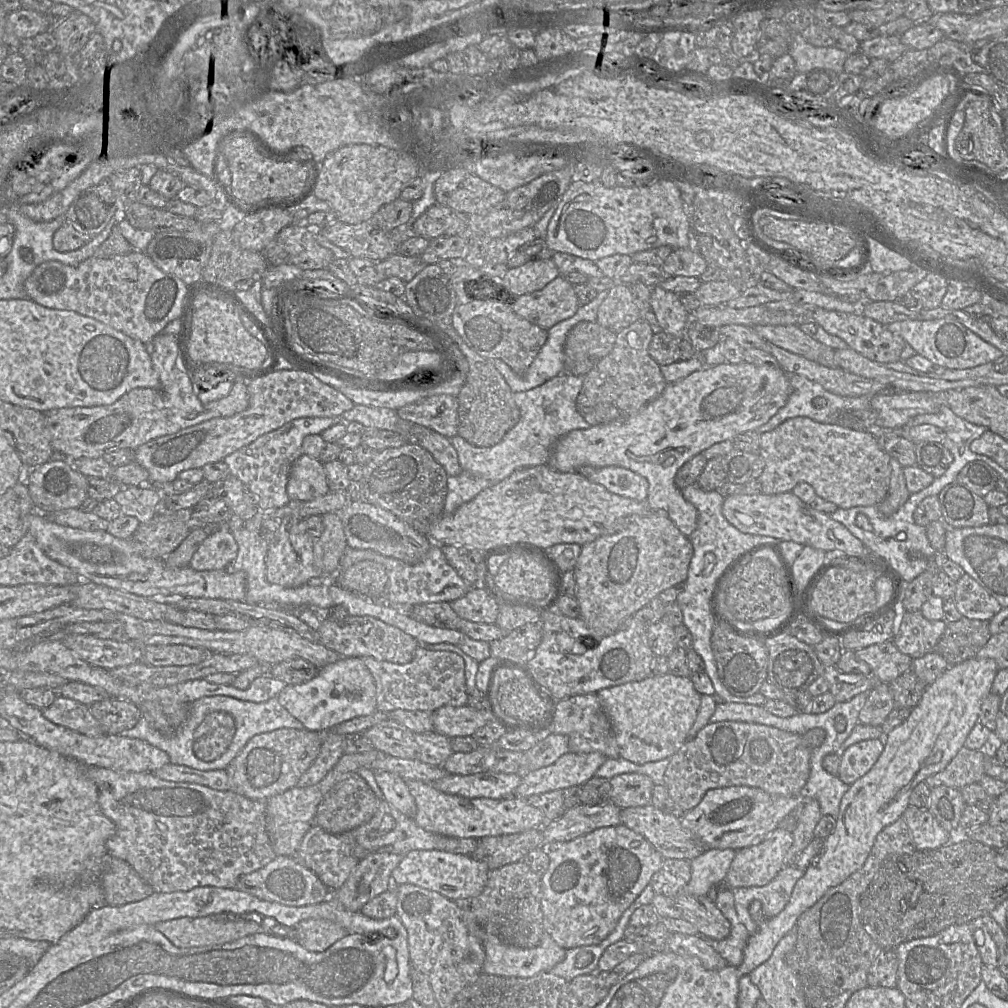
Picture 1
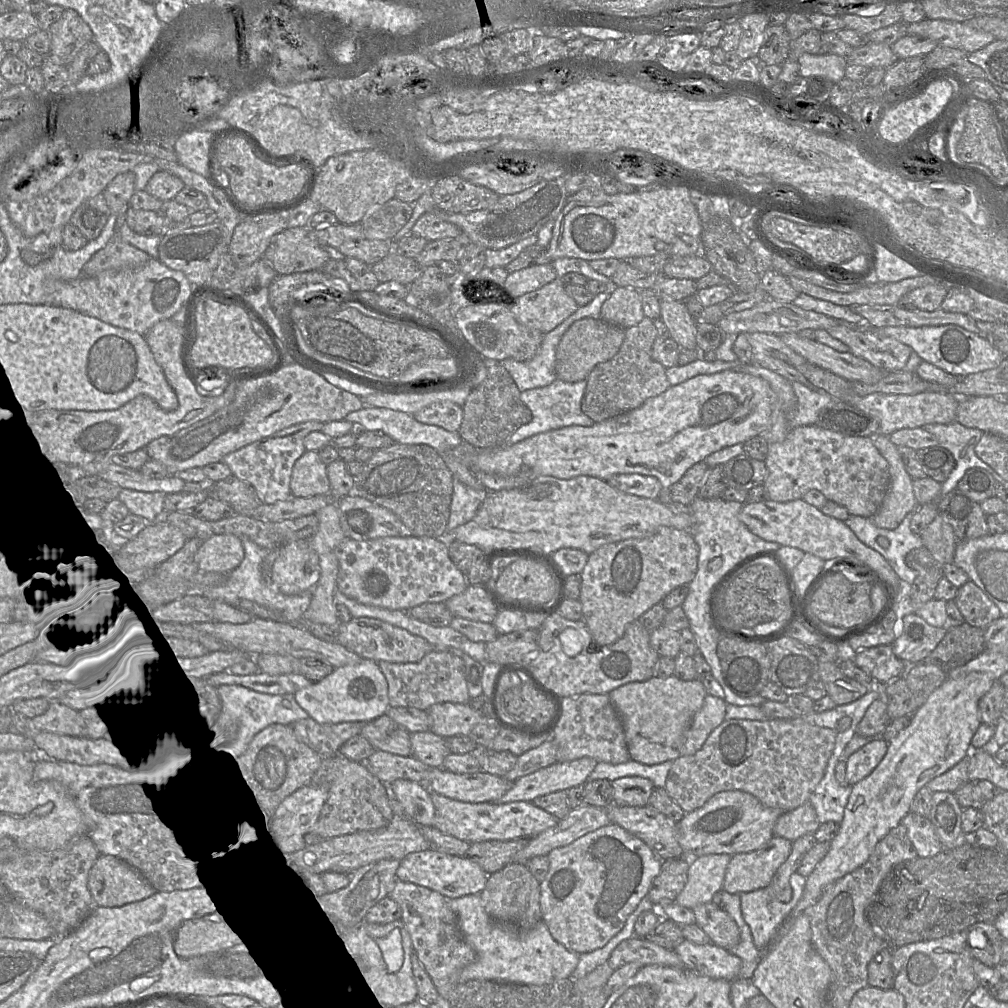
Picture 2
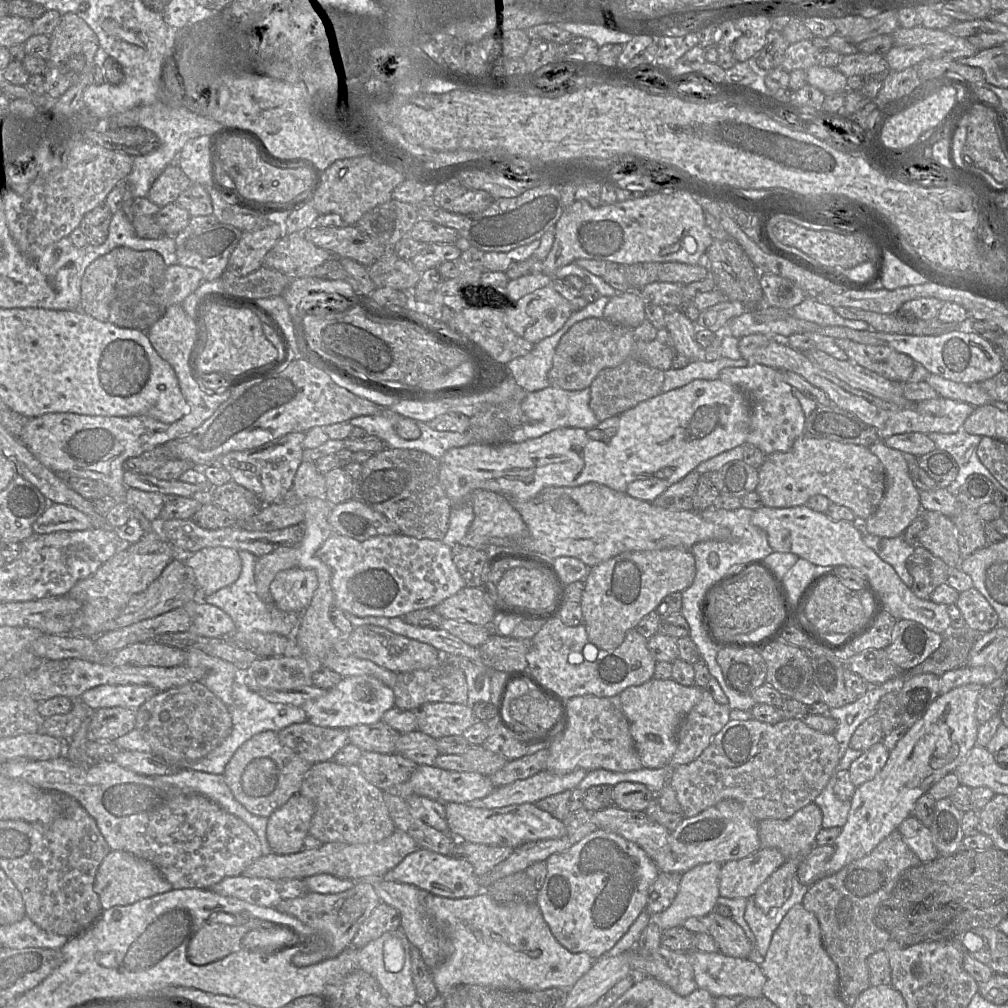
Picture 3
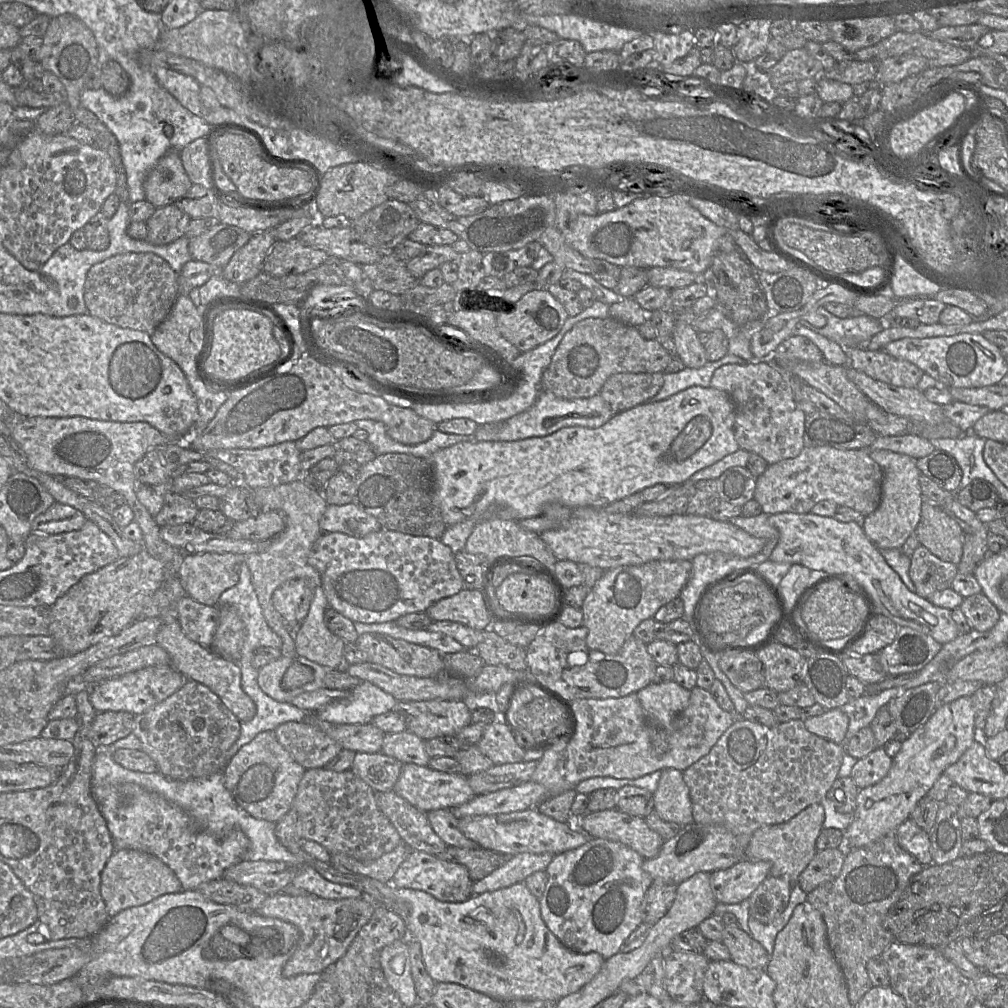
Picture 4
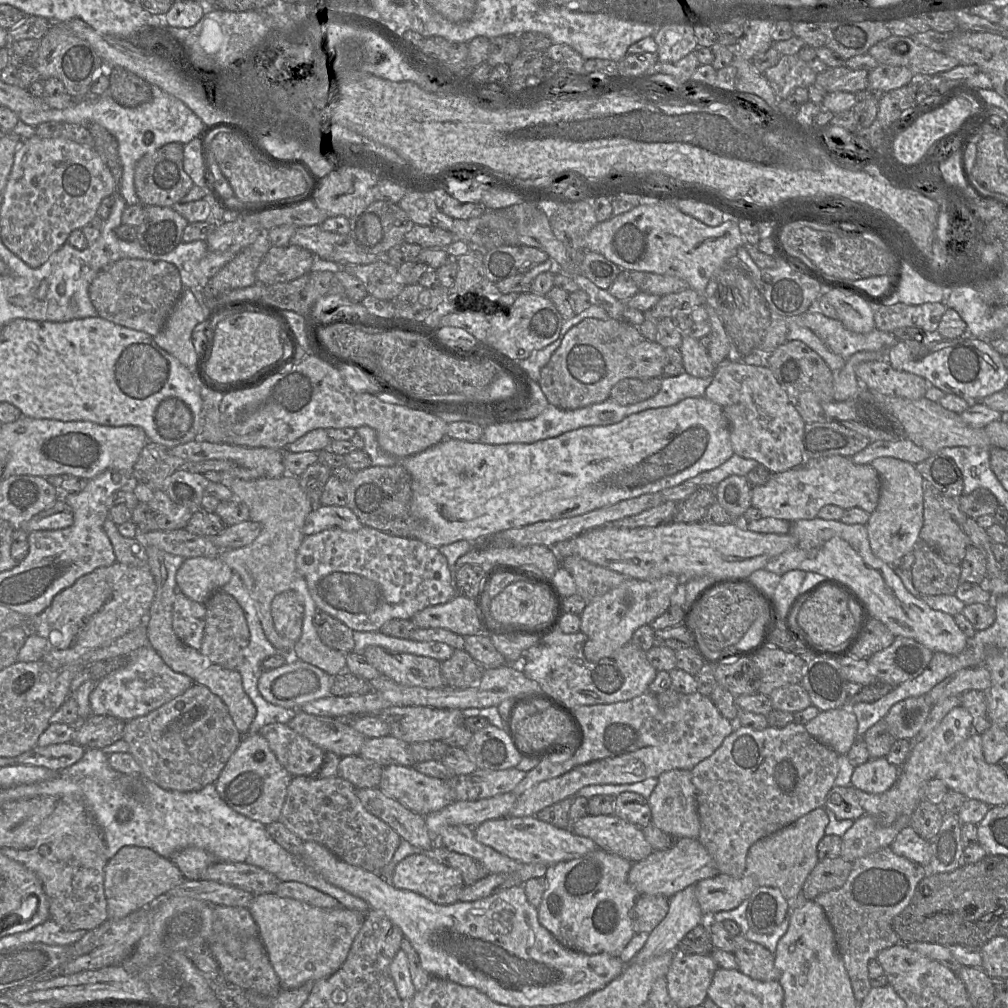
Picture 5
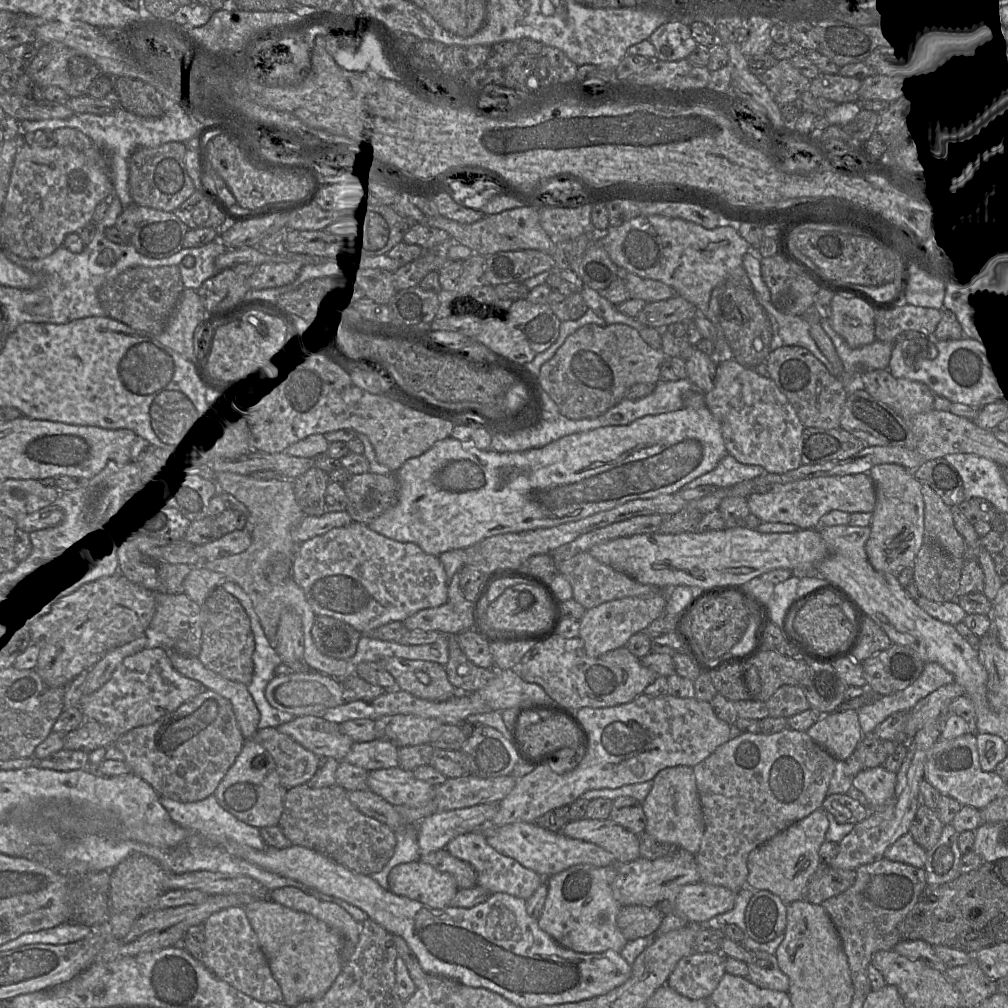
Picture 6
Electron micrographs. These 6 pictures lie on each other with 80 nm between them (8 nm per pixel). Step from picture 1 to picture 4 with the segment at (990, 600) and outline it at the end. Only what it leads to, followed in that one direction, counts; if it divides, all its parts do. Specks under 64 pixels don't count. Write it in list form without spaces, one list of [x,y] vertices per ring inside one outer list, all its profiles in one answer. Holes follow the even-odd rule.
[[[982,592],[965,597],[960,609],[970,627],[977,631],[991,629],[998,622],[1001,613]]]

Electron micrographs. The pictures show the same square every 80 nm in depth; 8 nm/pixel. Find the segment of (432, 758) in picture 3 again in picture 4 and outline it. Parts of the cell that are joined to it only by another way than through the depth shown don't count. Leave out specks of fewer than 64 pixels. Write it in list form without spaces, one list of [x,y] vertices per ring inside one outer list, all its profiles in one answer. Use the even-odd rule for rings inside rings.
[[[408,731],[385,734],[381,753],[403,764],[419,766],[427,766],[431,759],[425,749],[425,740]]]

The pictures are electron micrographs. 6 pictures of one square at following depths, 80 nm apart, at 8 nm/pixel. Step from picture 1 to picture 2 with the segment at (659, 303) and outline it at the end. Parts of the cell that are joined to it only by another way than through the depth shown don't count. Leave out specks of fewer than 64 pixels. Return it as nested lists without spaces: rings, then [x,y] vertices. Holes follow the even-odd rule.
[[[660,300],[660,319],[680,348],[696,349],[696,321],[682,301]]]

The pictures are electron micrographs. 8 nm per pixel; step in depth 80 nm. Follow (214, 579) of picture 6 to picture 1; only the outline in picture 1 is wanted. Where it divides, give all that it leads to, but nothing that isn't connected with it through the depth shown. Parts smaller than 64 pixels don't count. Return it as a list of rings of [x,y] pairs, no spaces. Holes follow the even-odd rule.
[[[221,524],[193,554],[190,567],[197,571],[224,570],[232,567],[238,554],[237,542],[227,524]]]

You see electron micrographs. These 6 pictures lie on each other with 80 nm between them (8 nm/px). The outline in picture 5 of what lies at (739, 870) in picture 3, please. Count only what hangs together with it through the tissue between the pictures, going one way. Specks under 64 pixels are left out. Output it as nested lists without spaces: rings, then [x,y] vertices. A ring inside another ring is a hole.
[[[718,874],[696,883],[696,898],[703,914],[710,917],[720,911],[735,909],[750,898],[757,887],[756,880],[750,875],[733,878]]]

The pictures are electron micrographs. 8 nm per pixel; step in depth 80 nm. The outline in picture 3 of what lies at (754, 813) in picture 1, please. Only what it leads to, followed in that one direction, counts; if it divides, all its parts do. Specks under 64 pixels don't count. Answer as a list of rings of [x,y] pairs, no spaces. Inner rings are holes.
[[[724,799],[696,816],[685,817],[676,829],[670,832],[667,844],[654,858],[655,864],[660,872],[683,874],[700,864],[709,862],[724,864],[745,858],[762,848],[758,835],[758,822],[742,803],[735,799]]]

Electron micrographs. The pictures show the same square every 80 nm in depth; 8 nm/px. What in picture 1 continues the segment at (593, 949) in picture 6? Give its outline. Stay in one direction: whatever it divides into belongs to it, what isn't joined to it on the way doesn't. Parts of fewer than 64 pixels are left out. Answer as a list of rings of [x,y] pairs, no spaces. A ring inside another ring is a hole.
[[[620,824],[612,827],[602,827],[567,842],[553,842],[542,846],[549,857],[549,867],[541,877],[541,909],[545,933],[565,950],[591,946],[601,943],[616,927],[624,911],[629,908],[650,883],[652,876],[660,870],[664,858],[639,834]]]

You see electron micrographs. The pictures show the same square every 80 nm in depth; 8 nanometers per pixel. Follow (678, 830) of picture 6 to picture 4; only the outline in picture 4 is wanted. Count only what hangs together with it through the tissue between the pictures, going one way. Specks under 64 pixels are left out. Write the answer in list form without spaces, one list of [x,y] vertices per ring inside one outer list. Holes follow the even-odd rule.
[[[674,768],[662,770],[653,801],[654,810],[661,819],[680,827],[694,822],[689,788],[682,771]]]

